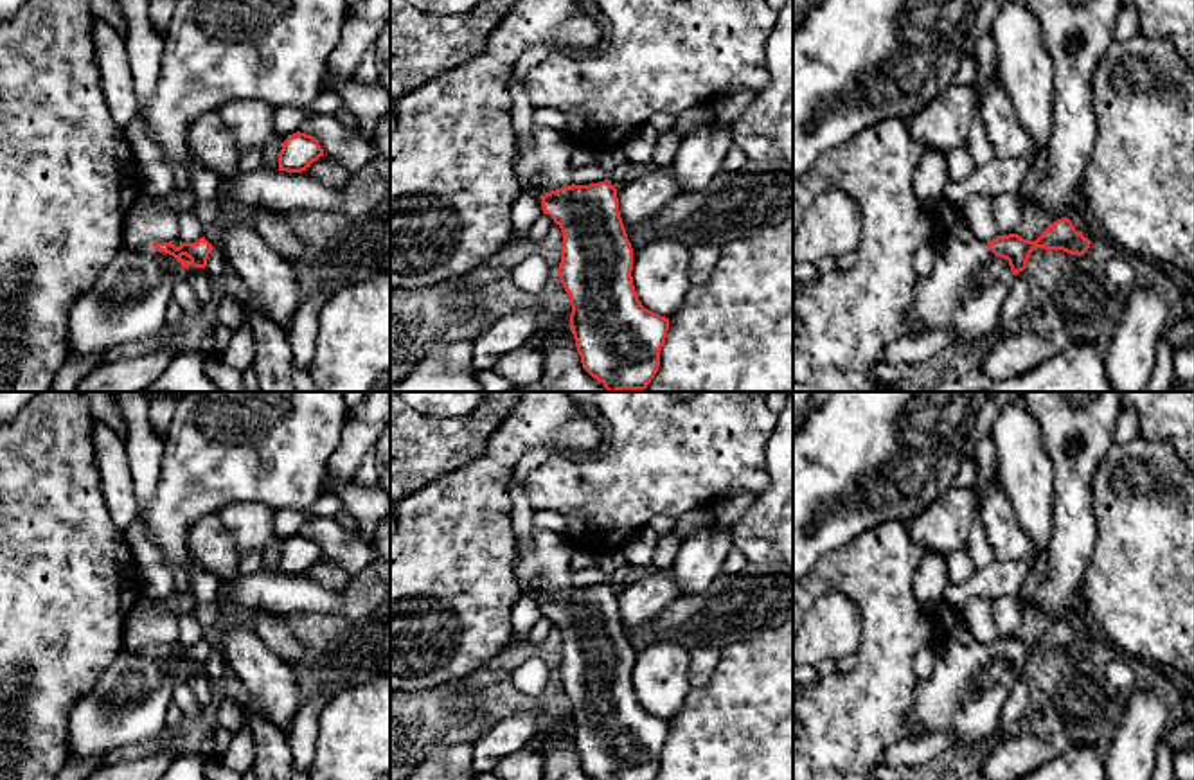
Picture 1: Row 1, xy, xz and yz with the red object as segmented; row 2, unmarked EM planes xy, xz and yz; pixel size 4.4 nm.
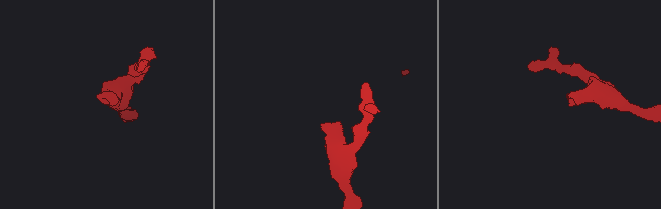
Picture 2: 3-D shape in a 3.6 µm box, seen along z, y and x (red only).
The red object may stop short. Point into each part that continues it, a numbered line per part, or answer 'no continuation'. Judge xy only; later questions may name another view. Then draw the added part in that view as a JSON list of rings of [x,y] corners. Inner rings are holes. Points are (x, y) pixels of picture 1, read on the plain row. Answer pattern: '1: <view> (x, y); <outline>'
1: xy (128, 705); [[[153,647],[122,649],[68,714],[70,758],[104,760],[126,746],[164,742],[167,706],[182,678],[182,667]]]

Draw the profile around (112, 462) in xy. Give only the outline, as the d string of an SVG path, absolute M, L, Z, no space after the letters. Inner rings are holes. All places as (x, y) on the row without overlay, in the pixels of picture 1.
M92 424L95 464L106 510L122 532L137 519L137 500L124 440L106 424Z

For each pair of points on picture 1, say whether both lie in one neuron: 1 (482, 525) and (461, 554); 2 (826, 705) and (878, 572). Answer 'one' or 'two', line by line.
1: one
2: one

